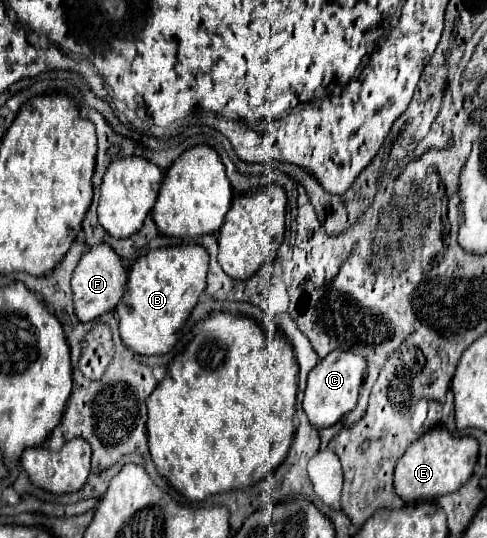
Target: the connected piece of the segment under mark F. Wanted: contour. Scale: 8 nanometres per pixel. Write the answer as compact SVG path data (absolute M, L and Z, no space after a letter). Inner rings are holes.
M108 244L92 246L78 262L72 274L72 294L74 294L74 312L80 322L90 322L104 312L116 308L118 300L124 294L126 284L126 270L122 268L120 256Z

